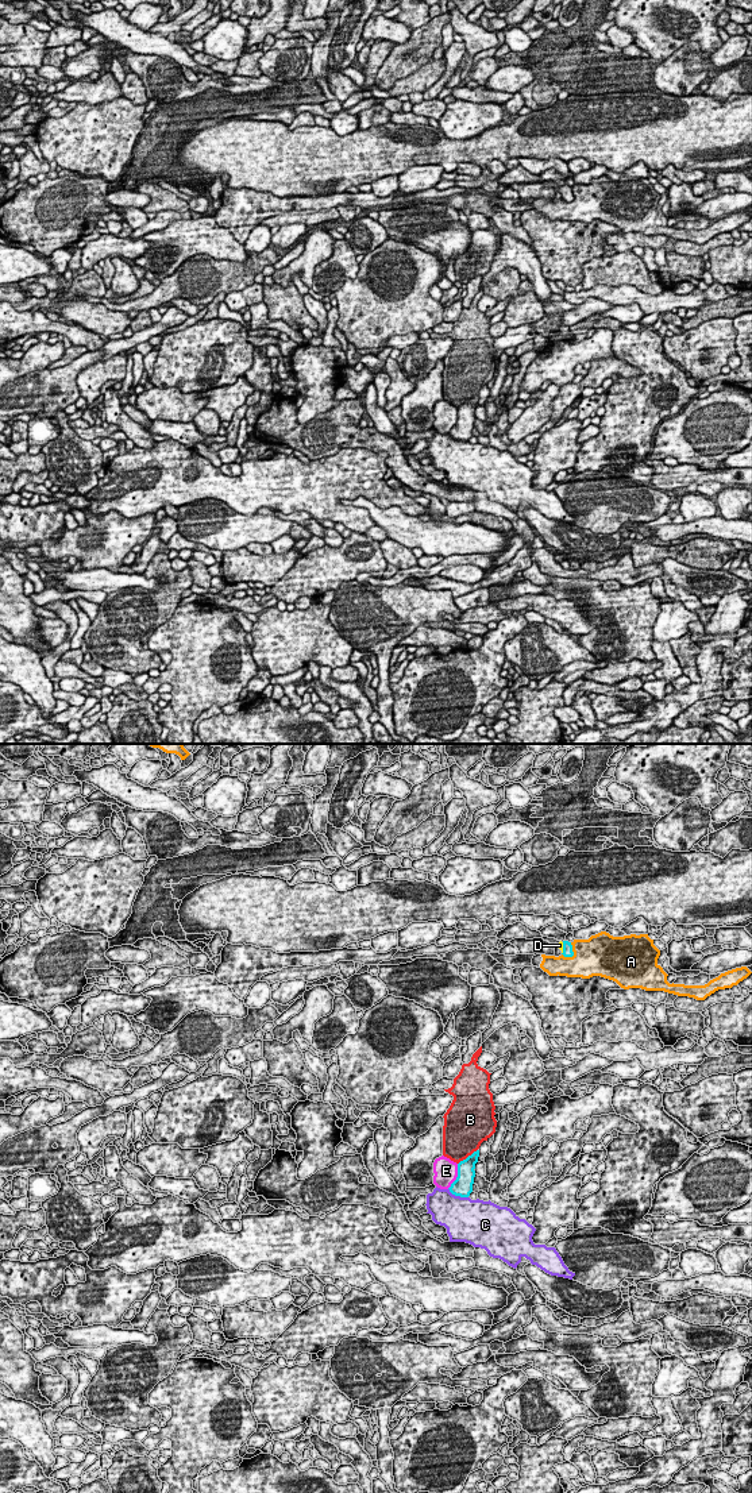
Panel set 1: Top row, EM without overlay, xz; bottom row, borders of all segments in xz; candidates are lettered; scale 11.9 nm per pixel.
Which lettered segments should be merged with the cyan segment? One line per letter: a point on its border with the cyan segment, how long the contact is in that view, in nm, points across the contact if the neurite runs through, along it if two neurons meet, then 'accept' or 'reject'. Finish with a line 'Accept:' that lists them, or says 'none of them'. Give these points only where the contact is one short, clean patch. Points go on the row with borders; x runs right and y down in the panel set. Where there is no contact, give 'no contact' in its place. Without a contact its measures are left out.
A: meets cyan in xz at (573, 953); contact 200 nm long; reject
B: meets cyan in xz at (469, 1156); contact 300 nm long; reject
C: meets cyan in xz at (458, 1195); contact 260 nm long; reject
D: meets cyan in xz at (563, 948); contact 140 nm long; accept
E: meets cyan in xz at (458, 1176); contact 340 nm long; reject
Accept: D

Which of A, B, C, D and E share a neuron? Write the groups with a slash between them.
A / B / C / D / E

